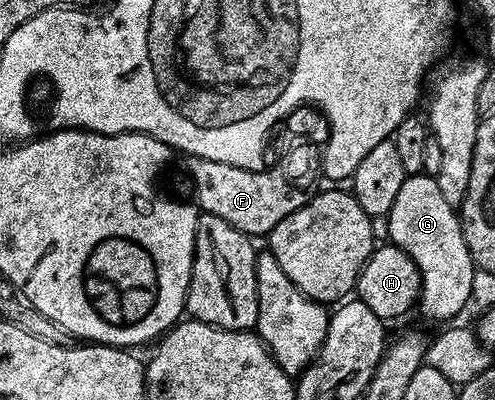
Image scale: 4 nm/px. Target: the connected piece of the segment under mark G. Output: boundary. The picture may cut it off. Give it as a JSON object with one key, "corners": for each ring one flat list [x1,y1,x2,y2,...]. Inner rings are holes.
{"corners":[[424,172,408,175,395,196,395,204,389,209,389,238,392,245,399,247,413,258,421,270,421,296,419,311,433,322,448,323,469,302,473,294,473,257,463,236,458,211,443,196,436,177]]}

